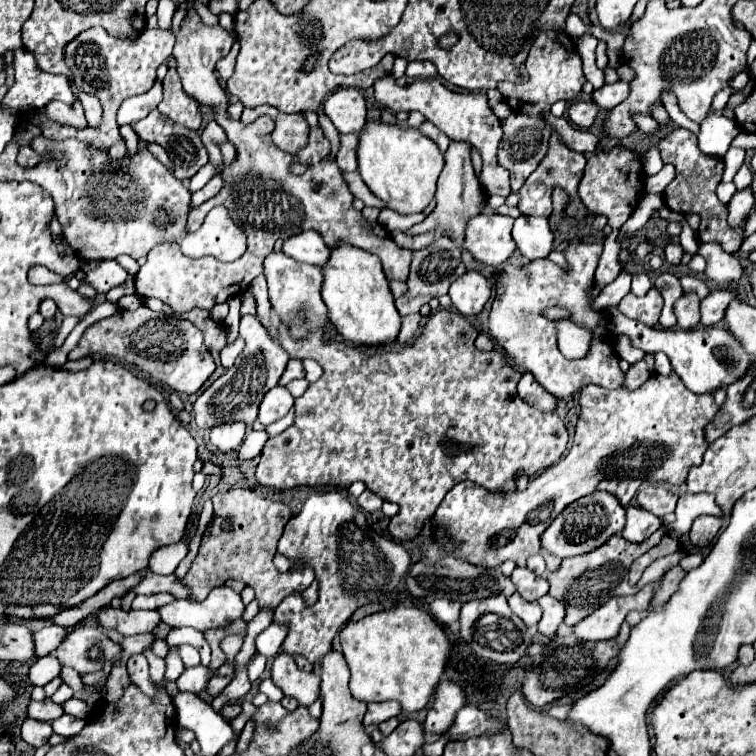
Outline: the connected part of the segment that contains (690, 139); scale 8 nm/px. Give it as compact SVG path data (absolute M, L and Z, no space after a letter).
M674 129L668 137L664 137L660 141L658 149L662 153L664 163L676 165L676 179L664 191L664 201L666 201L668 209L672 209L676 213L700 213L702 223L700 223L698 239L702 243L718 242L728 253L738 251L744 239L744 227L730 229L729 225L726 225L726 205L722 205L716 197L716 187L718 187L718 183L722 179L722 171L724 171L722 159L706 157L698 149L696 135L690 133L688 129Z

